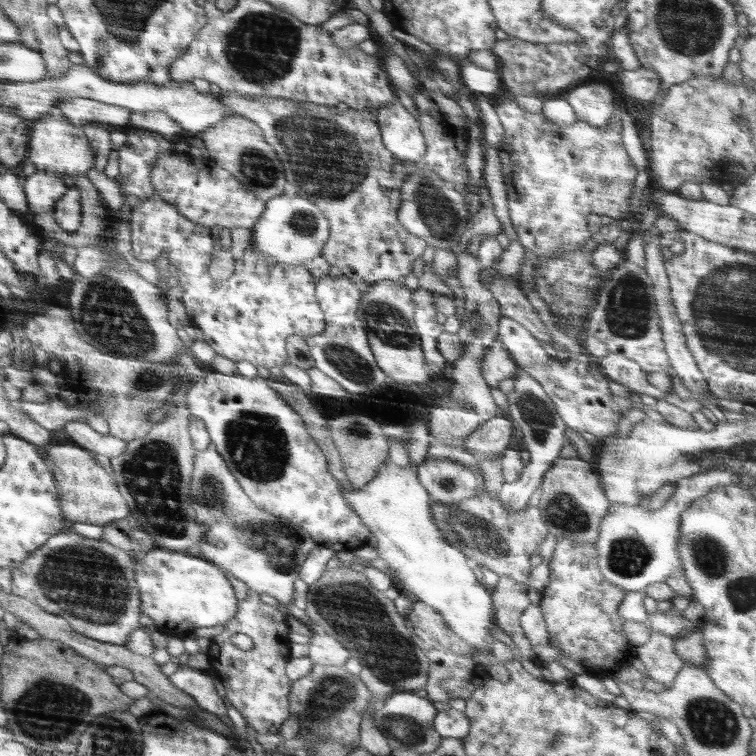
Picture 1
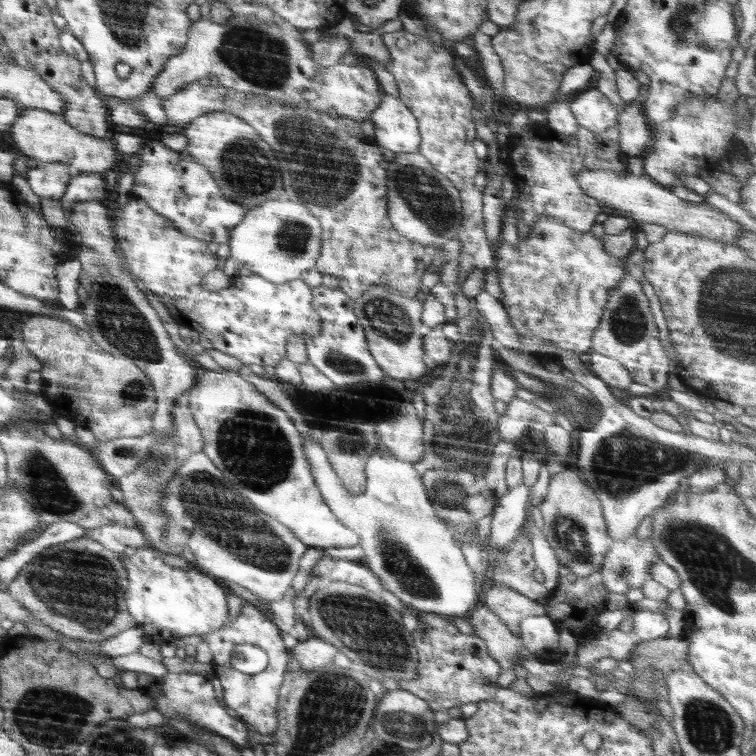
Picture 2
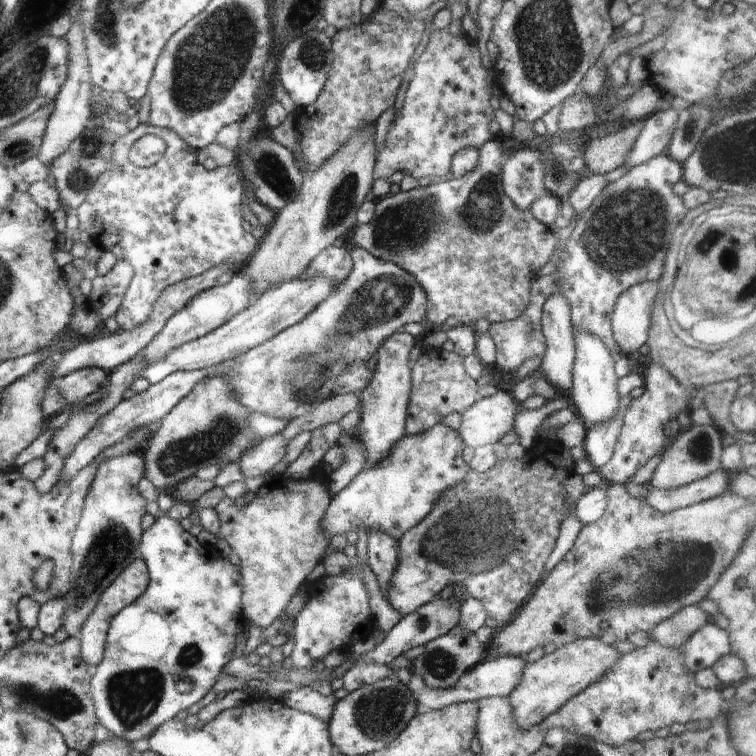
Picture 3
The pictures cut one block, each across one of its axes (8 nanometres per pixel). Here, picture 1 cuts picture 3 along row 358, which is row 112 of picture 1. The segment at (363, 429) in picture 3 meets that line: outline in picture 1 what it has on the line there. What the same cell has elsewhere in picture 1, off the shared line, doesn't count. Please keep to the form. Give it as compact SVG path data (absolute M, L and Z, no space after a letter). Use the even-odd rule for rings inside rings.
M394 100L378 109L377 123L382 144L396 159L422 163L427 146L416 114Z

